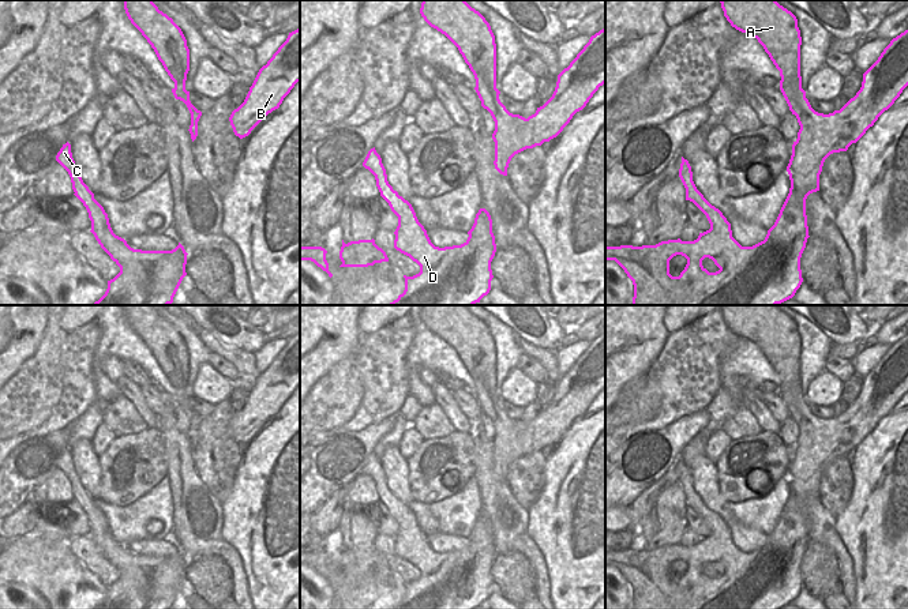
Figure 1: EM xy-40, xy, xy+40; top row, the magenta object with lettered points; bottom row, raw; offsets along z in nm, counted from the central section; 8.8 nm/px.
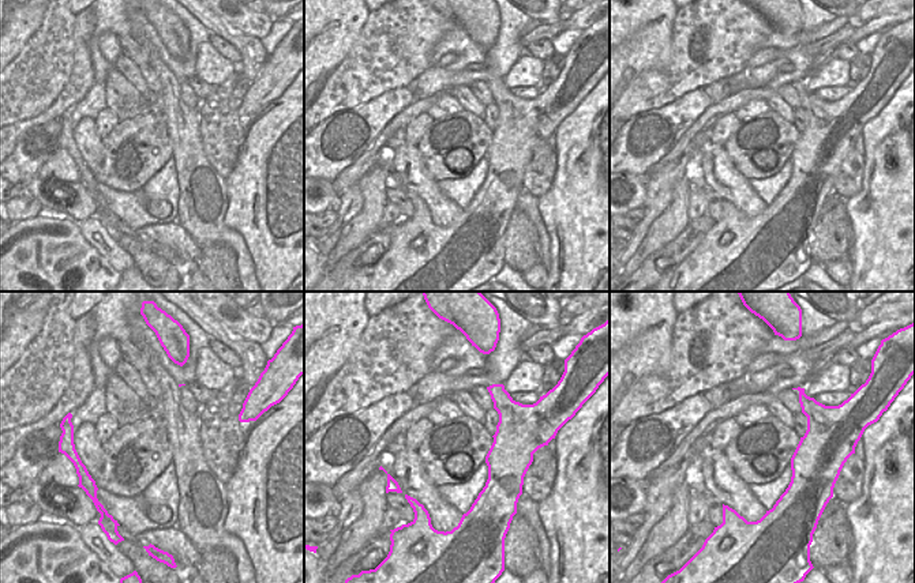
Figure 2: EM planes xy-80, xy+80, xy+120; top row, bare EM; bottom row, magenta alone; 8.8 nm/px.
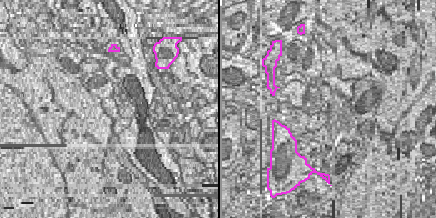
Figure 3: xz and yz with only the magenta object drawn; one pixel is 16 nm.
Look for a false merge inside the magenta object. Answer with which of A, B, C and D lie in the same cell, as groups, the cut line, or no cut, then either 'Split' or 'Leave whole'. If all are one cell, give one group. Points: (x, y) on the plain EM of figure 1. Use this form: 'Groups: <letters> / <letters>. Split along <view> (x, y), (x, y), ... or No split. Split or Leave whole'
Groups: A B C D. No split. Leave whole

